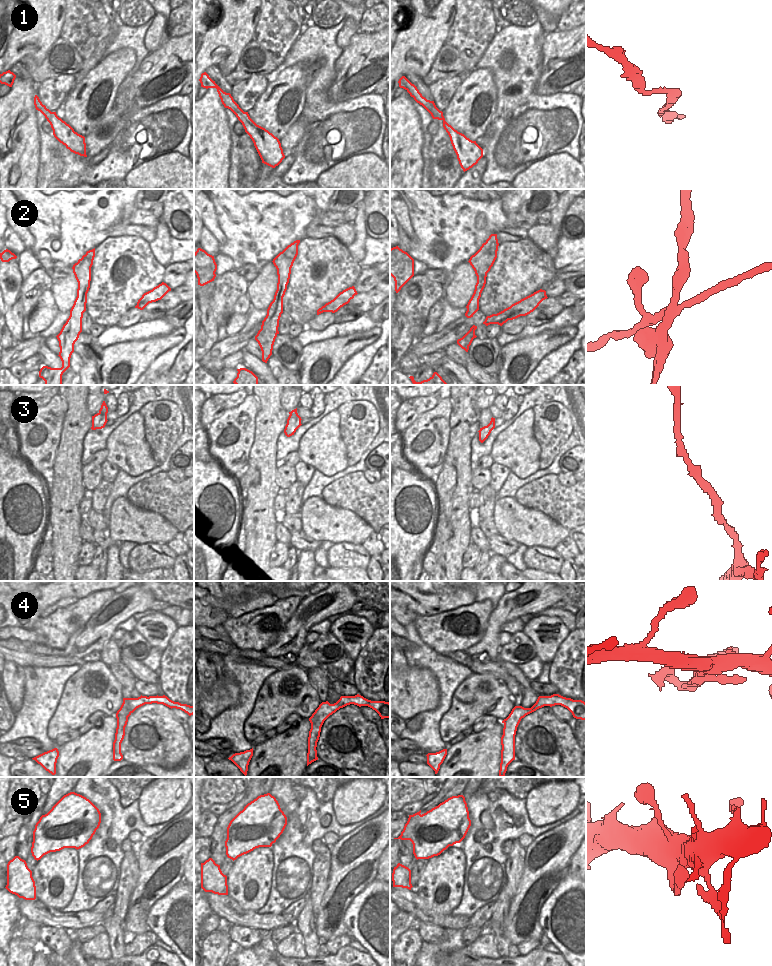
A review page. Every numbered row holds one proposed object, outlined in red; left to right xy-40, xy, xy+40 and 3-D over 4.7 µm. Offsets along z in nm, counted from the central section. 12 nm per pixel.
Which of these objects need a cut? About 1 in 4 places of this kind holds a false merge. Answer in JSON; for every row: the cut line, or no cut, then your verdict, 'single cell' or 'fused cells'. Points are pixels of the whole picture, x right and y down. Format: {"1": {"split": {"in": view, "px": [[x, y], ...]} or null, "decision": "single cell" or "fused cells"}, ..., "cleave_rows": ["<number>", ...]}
{"1": {"split": null, "decision": "single cell"}, "2": {"split": {"in": "xy", "px": [[275, 331], [268, 337], [268, 341], [272, 345]]}, "decision": "fused cells"}, "3": {"split": null, "decision": "single cell"}, "4": {"split": null, "decision": "single cell"}, "5": {"split": null, "decision": "single cell"}, "cleave_rows": ["2"]}

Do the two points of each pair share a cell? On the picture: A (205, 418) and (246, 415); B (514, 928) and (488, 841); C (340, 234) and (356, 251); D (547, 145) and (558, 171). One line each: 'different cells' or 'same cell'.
A: different cells
B: different cells
C: different cells
D: different cells

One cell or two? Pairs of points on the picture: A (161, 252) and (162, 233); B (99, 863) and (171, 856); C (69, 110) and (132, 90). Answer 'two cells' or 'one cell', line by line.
A: one cell
B: two cells
C: two cells

